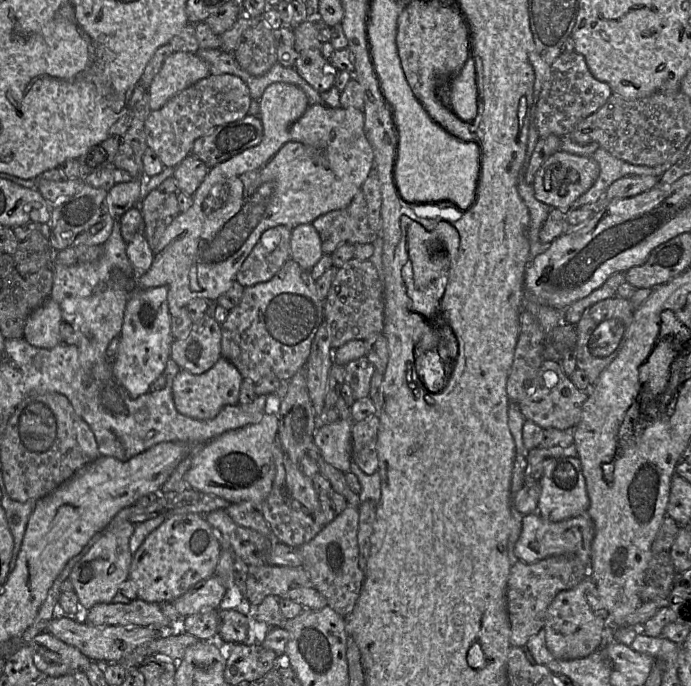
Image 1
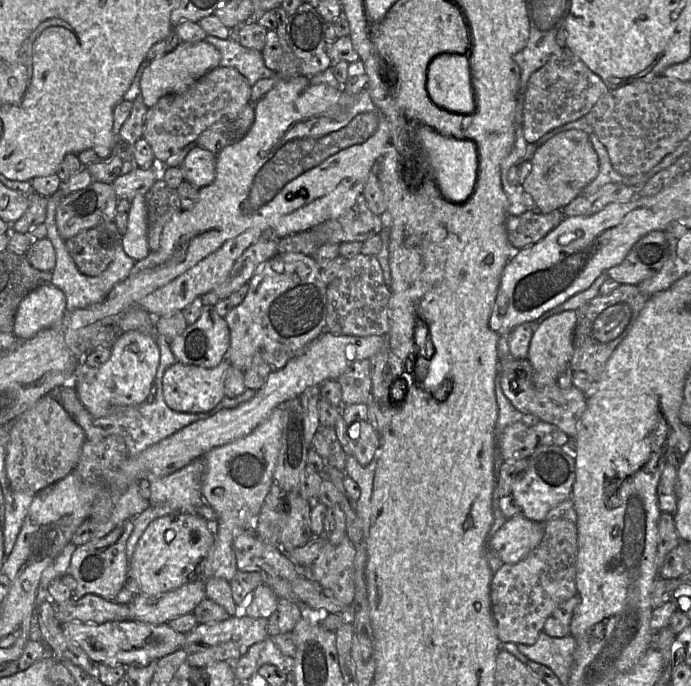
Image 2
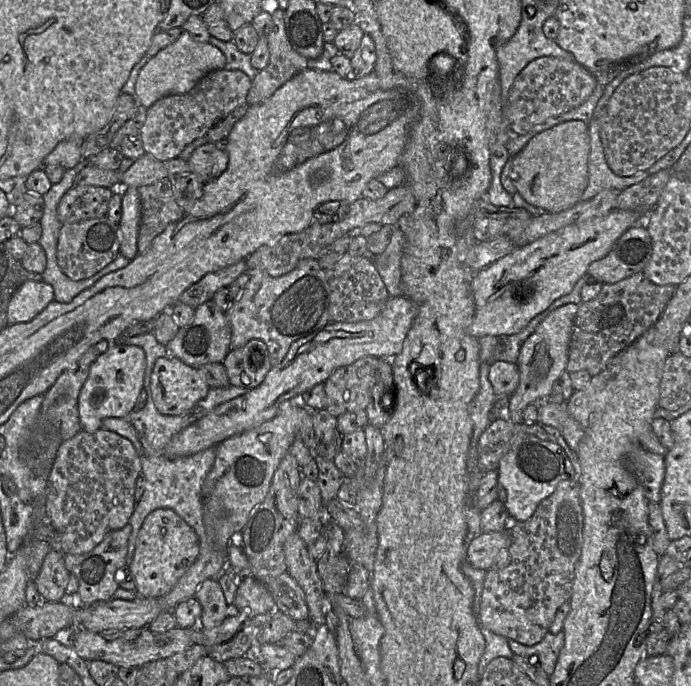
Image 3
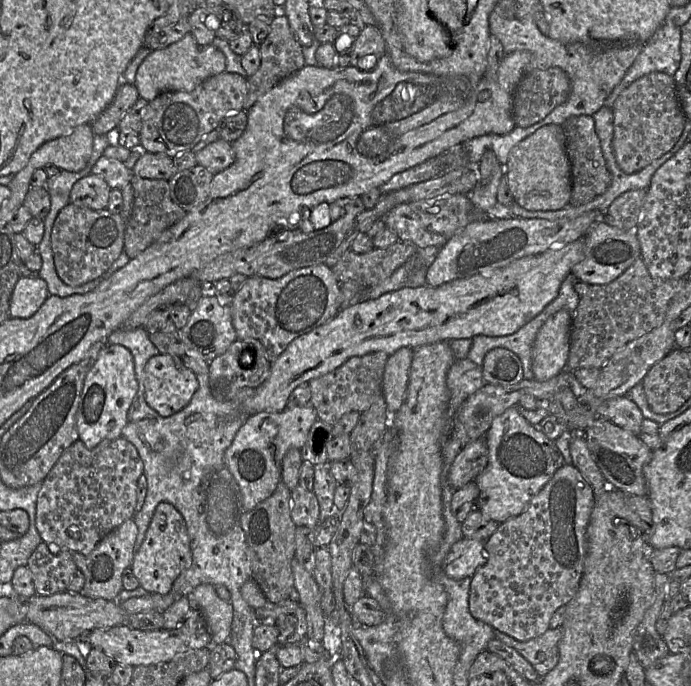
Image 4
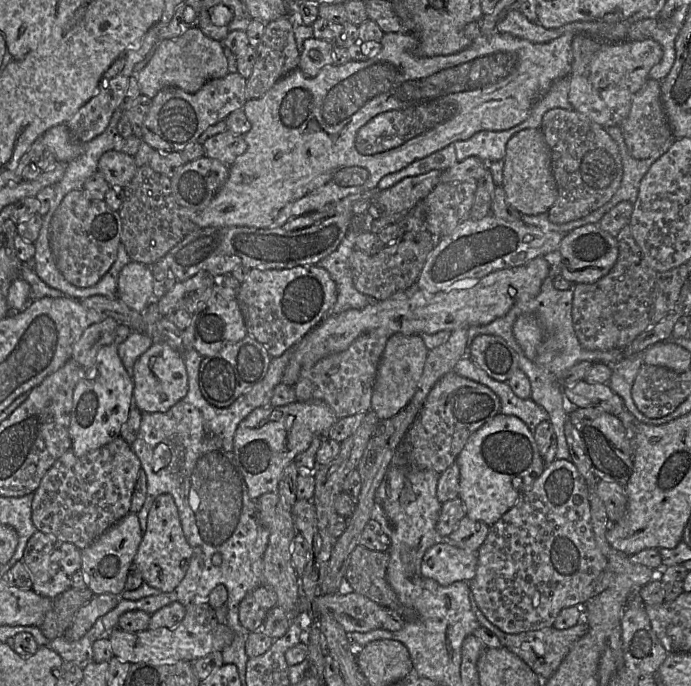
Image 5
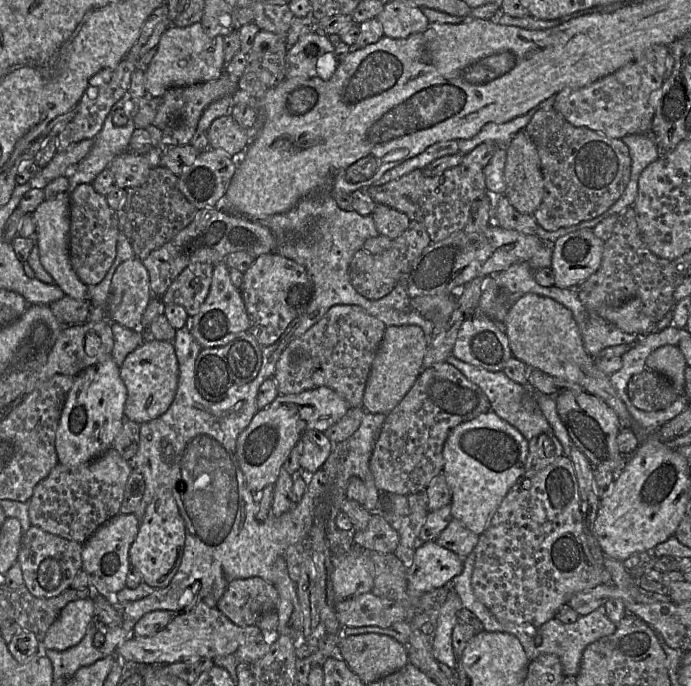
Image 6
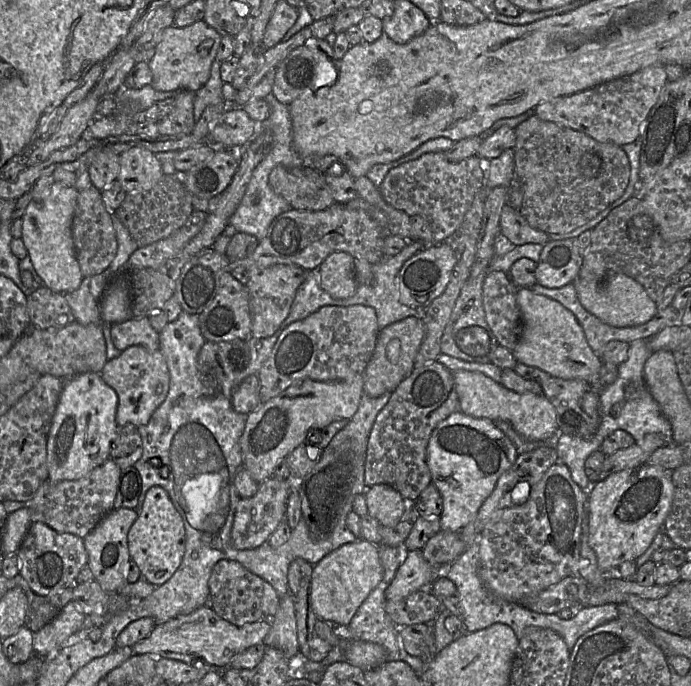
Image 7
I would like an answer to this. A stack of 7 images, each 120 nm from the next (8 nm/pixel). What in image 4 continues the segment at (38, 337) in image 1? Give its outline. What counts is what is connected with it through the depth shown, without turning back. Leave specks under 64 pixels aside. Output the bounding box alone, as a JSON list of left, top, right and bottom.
[10,277,49,319]

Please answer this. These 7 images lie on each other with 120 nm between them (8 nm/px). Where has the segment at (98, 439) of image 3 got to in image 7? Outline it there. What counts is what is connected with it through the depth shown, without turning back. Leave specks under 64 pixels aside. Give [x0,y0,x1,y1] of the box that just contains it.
[28,458,122,538]

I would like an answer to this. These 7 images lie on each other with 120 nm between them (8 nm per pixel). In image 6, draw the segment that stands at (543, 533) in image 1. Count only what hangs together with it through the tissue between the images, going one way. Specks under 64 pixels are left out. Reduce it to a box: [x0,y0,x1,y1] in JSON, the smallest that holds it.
[406,541,463,595]

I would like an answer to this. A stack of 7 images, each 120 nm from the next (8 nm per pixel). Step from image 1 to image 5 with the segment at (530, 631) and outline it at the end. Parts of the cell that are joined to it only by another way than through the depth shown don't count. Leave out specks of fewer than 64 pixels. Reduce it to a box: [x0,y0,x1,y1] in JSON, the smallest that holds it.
[469,459,613,634]

